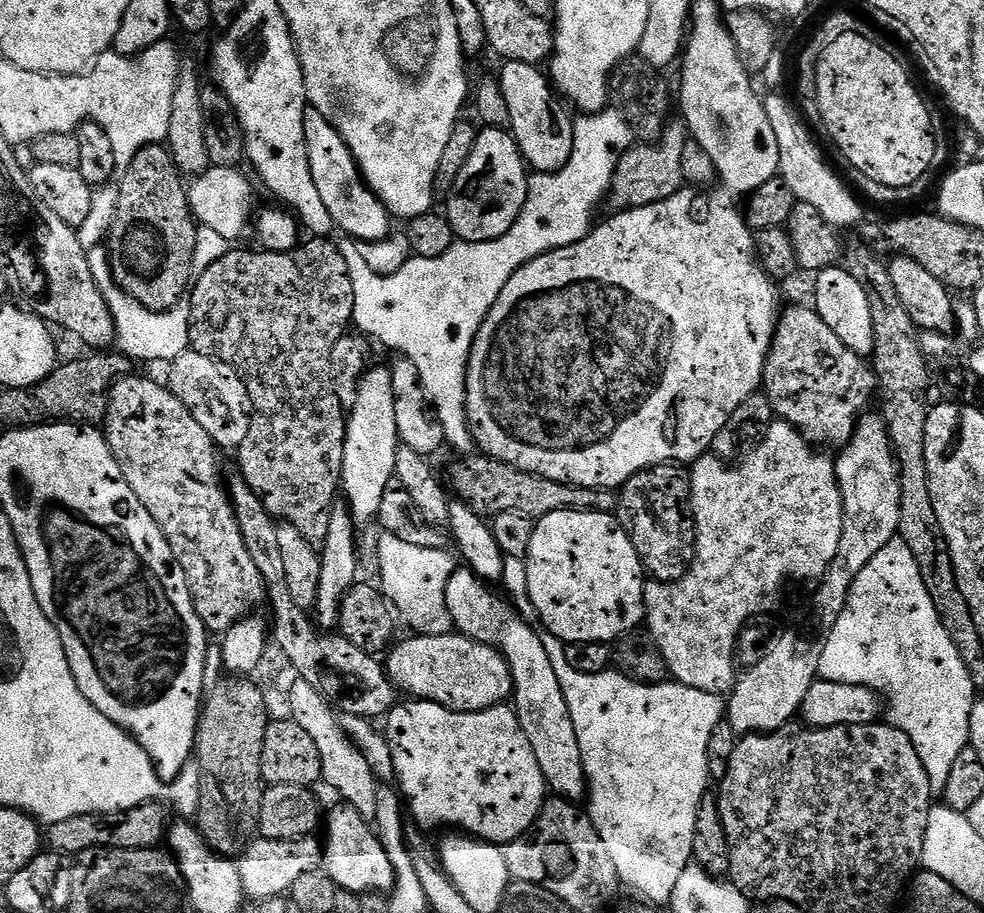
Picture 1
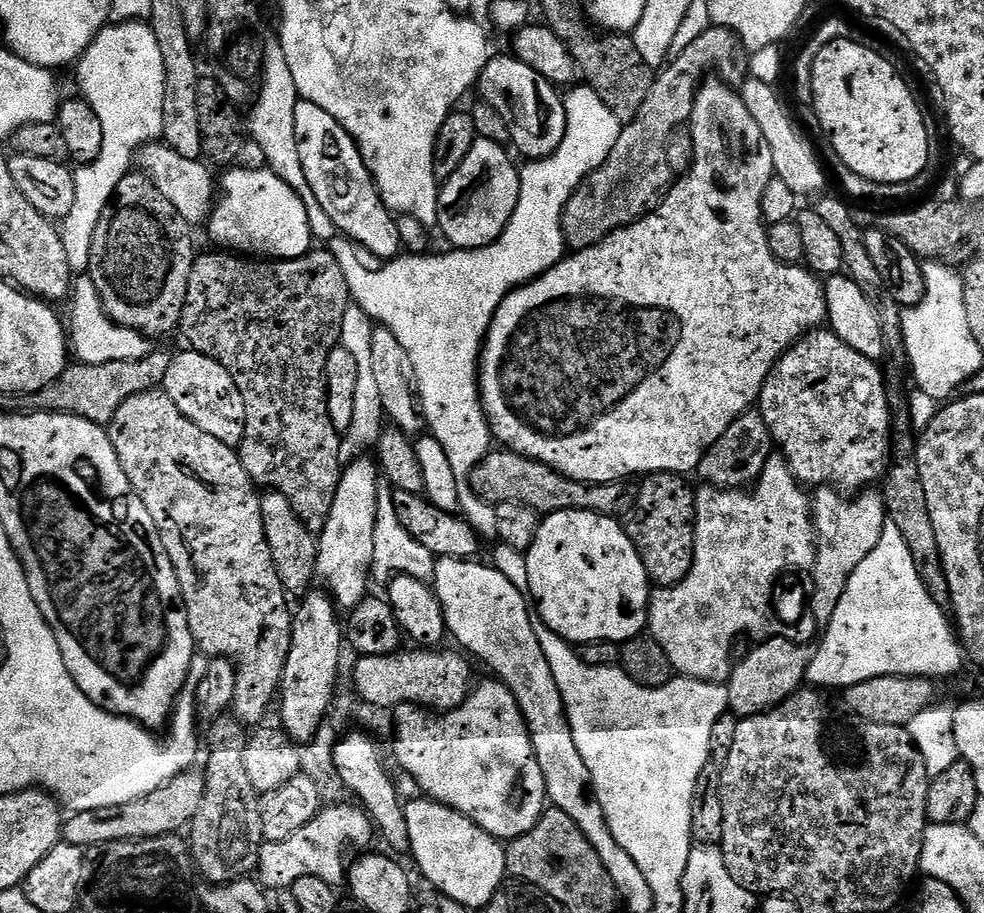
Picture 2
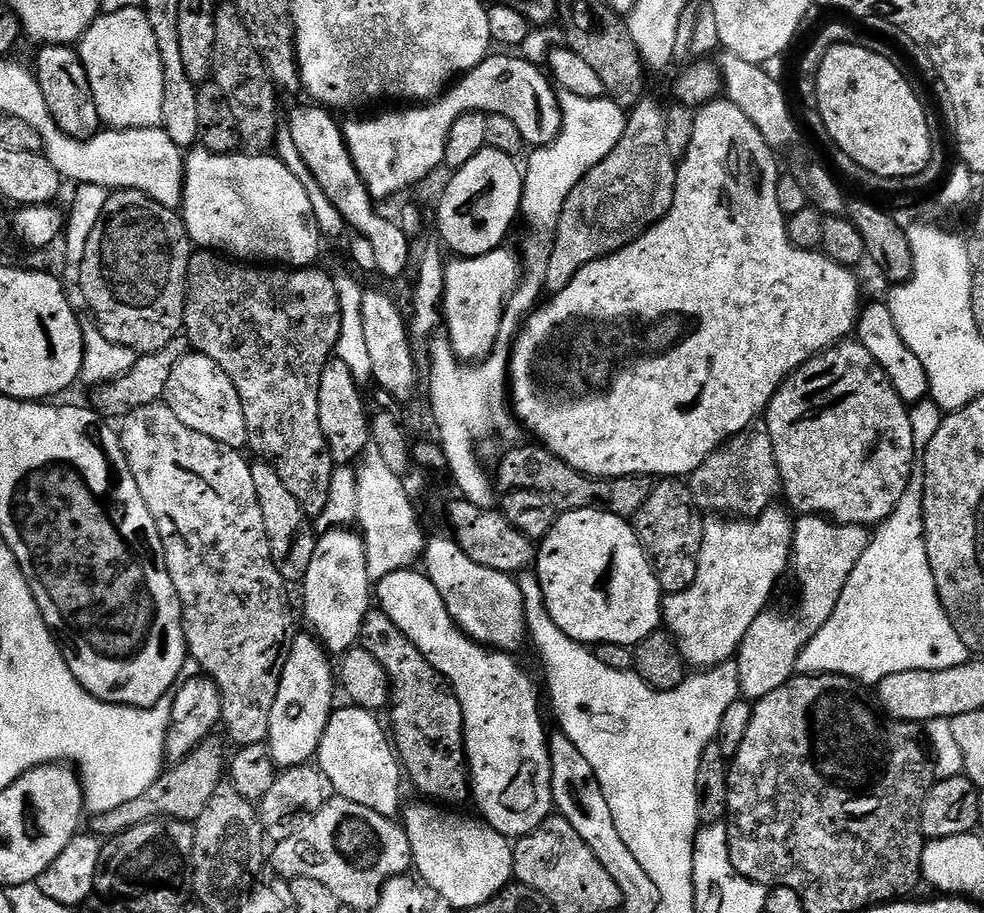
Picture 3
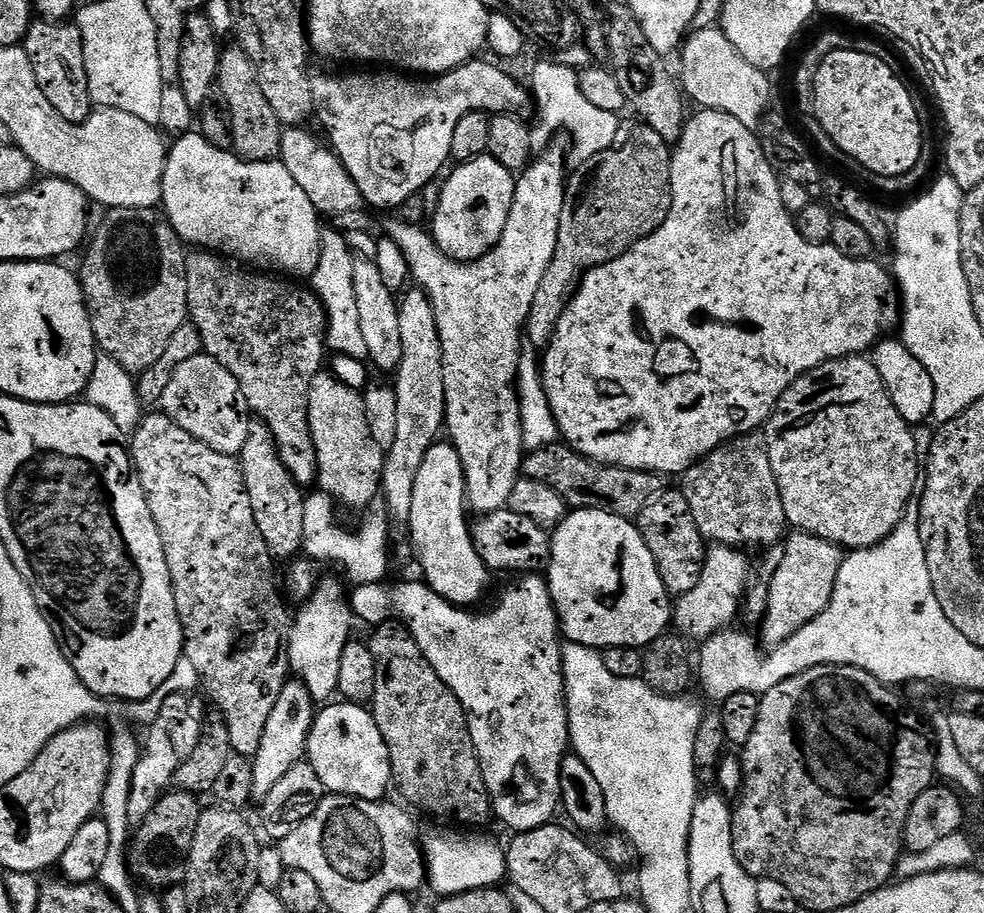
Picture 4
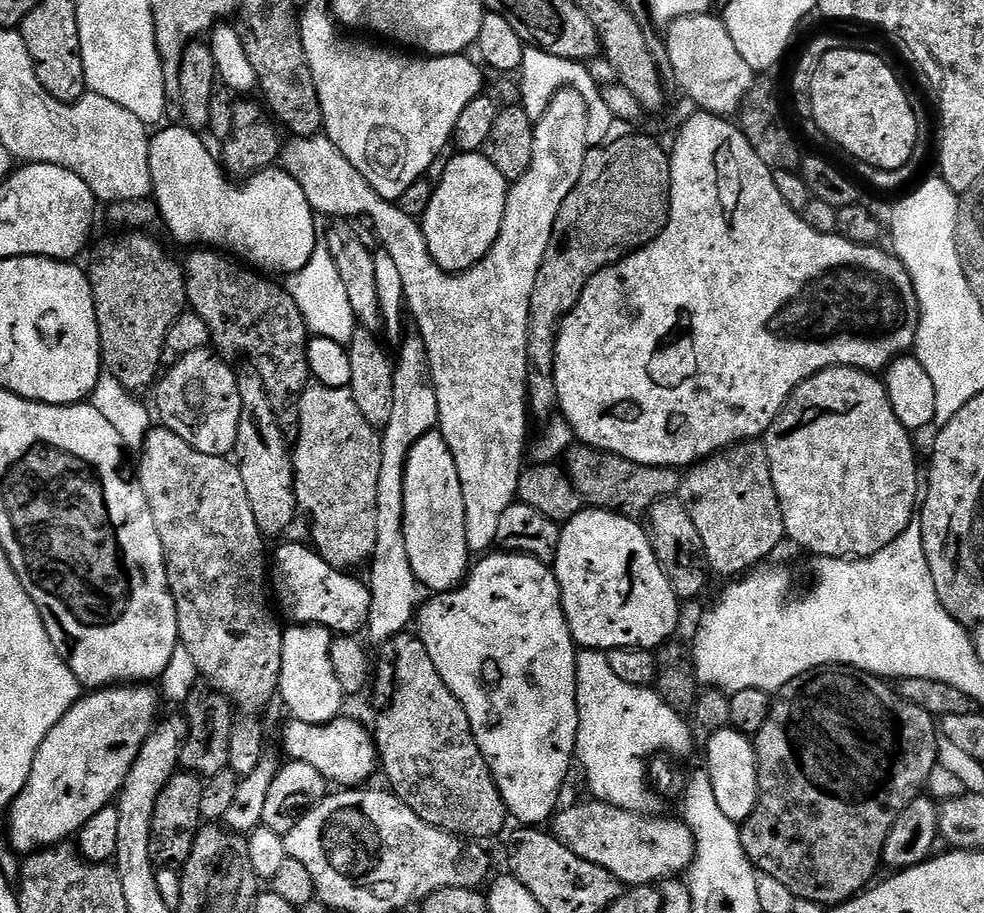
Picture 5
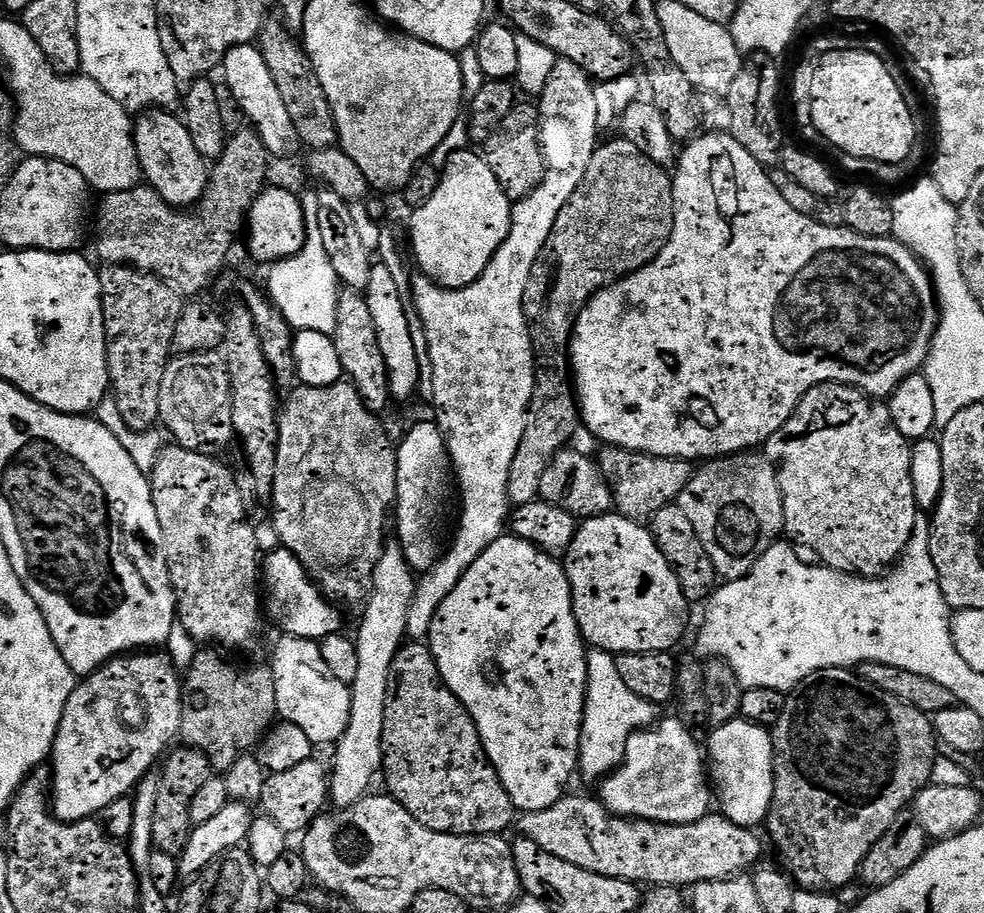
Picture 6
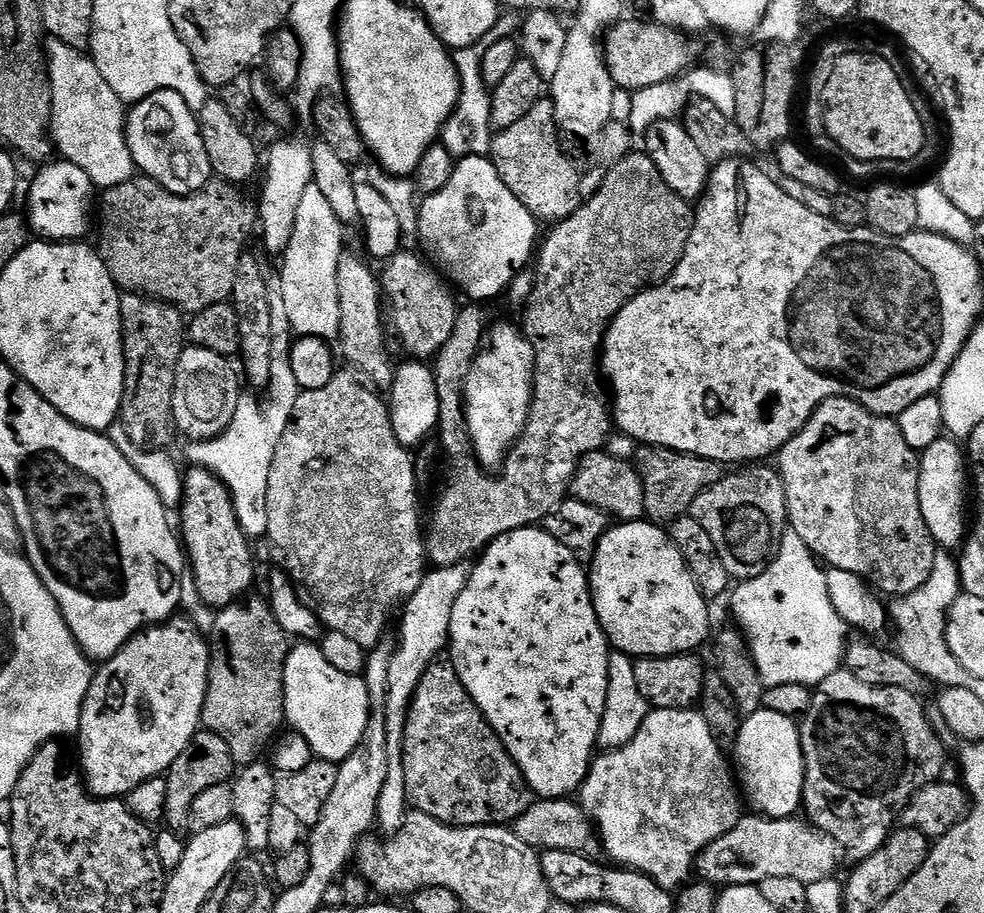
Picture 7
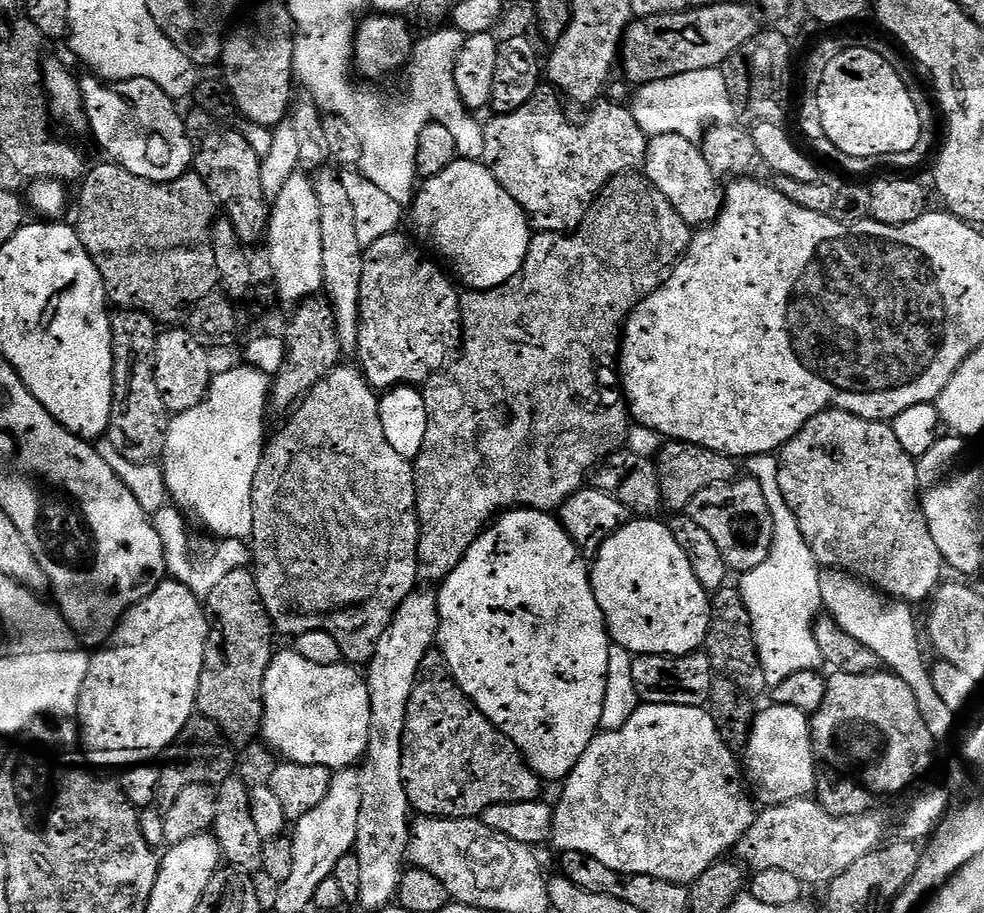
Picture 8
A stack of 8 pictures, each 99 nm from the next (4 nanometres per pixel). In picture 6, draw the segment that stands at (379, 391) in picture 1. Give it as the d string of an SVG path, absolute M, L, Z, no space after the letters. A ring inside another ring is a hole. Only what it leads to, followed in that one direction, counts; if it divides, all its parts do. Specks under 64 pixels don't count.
M286 635L279 639L270 661L279 719L298 726L298 730L306 730L313 745L334 743L344 731L349 731L352 722L351 687L330 674L330 666L326 666L317 641Z

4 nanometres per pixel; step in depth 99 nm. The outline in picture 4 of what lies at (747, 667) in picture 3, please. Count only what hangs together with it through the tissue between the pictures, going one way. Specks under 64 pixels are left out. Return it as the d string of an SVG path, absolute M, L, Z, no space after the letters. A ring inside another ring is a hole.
M793 531L783 541L784 553L780 556L780 565L772 576L772 585L768 588L768 605L764 608L764 625L759 635L764 635L763 643L768 646L781 644L789 640L802 626L814 622L830 606L834 586L838 582L838 570L842 570L845 549L834 542L826 542L814 534Z

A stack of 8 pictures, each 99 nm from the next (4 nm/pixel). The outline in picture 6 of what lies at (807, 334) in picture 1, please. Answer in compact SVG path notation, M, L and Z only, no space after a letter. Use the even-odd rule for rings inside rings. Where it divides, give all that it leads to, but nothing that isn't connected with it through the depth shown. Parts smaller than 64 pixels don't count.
M823 384L810 389L800 400L798 407L793 410L792 416L769 438L766 445L768 459L778 465L782 502L784 503L784 530L787 539L795 542L801 549L809 548L816 555L813 557L825 568L869 578L875 578L889 571L908 549L918 515L916 484L912 481L912 448L913 445L900 433L898 426L894 426L888 405L883 399L873 398L865 392L860 392L857 388L851 388L845 384Z

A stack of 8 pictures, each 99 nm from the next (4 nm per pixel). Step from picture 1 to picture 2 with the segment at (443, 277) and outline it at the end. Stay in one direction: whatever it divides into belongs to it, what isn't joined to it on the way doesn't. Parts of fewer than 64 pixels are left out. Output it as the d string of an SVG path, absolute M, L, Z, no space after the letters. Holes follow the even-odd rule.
M576 86L572 93L564 96L566 110L566 134L562 138L562 146L545 160L534 160L520 168L520 189L518 190L518 206L510 218L510 222L490 246L485 248L461 248L448 250L445 256L433 254L411 255L400 254L395 259L384 262L380 270L369 271L355 258L352 240L337 234L330 241L330 251L338 258L338 266L342 266L342 274L346 274L346 286L349 297L355 307L361 308L379 327L388 328L402 344L410 359L414 362L414 373L417 378L416 394L419 399L419 410L423 413L427 431L445 448L446 457L450 460L451 469L458 482L458 498L460 509L468 525L485 541L496 540L498 525L496 521L496 505L478 498L468 479L473 470L486 458L493 447L494 437L488 426L488 415L484 412L484 403L480 400L480 354L484 347L484 338L492 317L496 315L498 306L515 288L530 284L543 272L549 272L558 261L566 255L564 228L560 219L564 216L564 208L570 198L578 190L578 186L614 150L614 142L618 142L618 134L622 121L615 116L598 98L598 94L590 86Z

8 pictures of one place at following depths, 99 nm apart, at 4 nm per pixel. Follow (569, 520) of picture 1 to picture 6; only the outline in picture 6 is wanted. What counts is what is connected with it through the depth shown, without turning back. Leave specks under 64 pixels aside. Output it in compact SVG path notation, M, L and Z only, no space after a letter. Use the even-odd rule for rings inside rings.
M609 514L606 516L596 516L592 520L585 520L577 527L576 537L570 546L566 557L566 571L568 581L572 587L572 605L576 621L580 627L580 635L593 649L613 654L631 654L633 652L672 652L675 644L684 636L684 631L688 628L688 608L690 601L684 596L684 588L678 582L674 570L666 562L662 550L657 546L656 539L652 537L651 531L643 523L635 520L627 520L619 514Z

